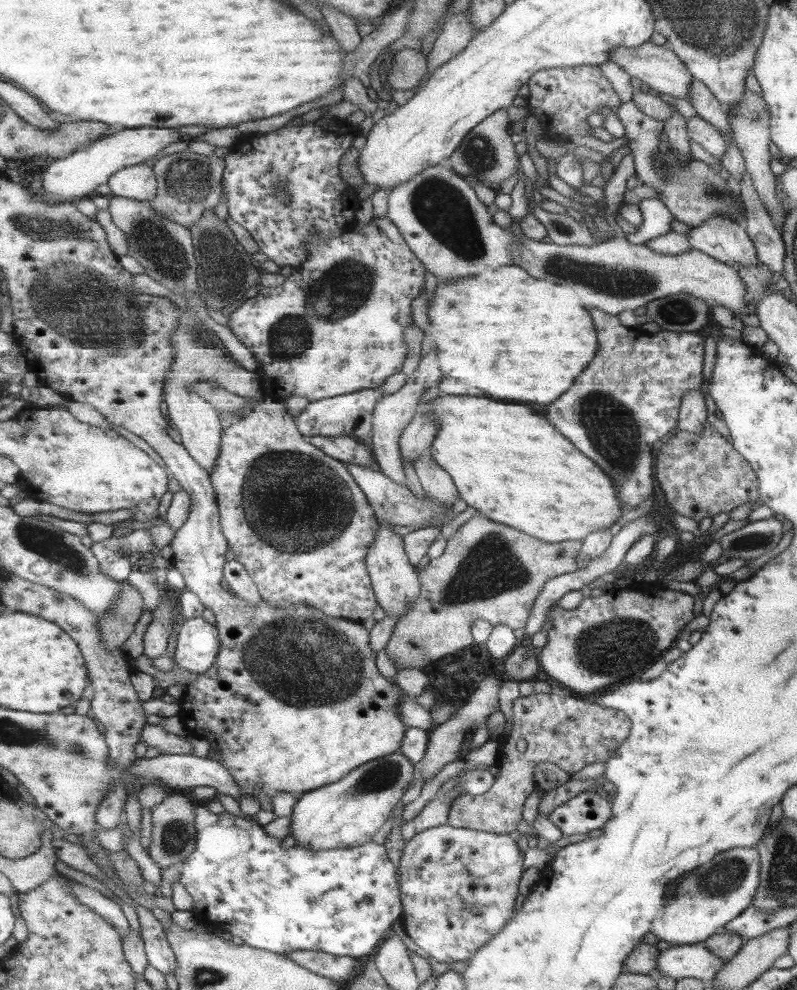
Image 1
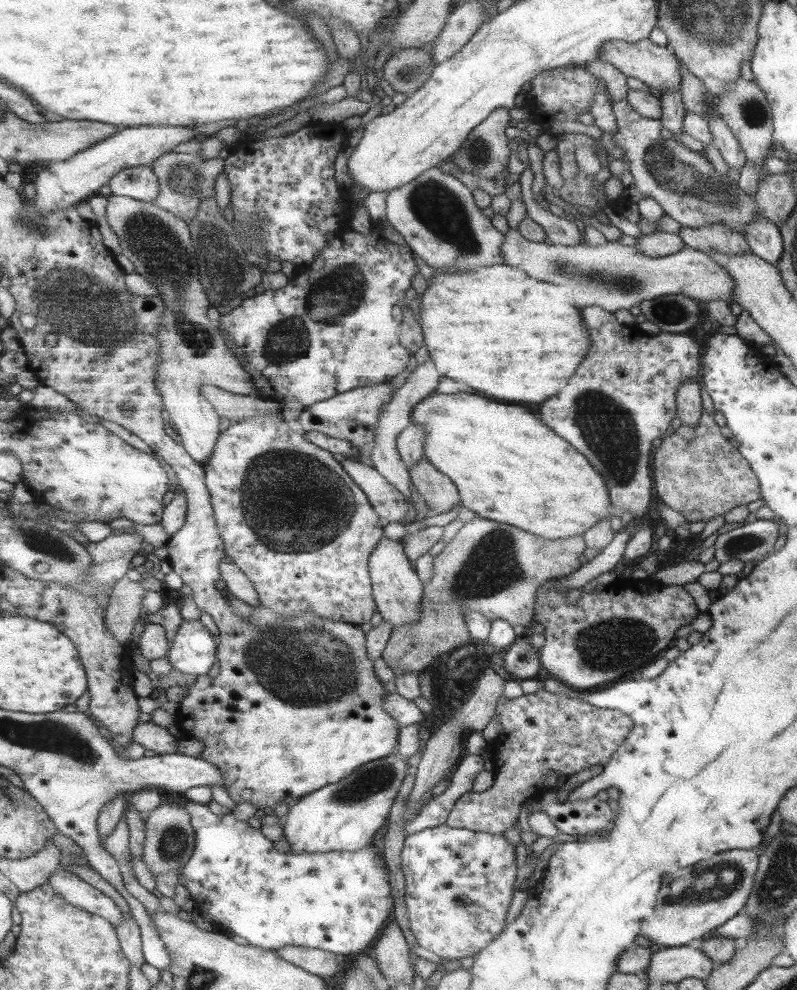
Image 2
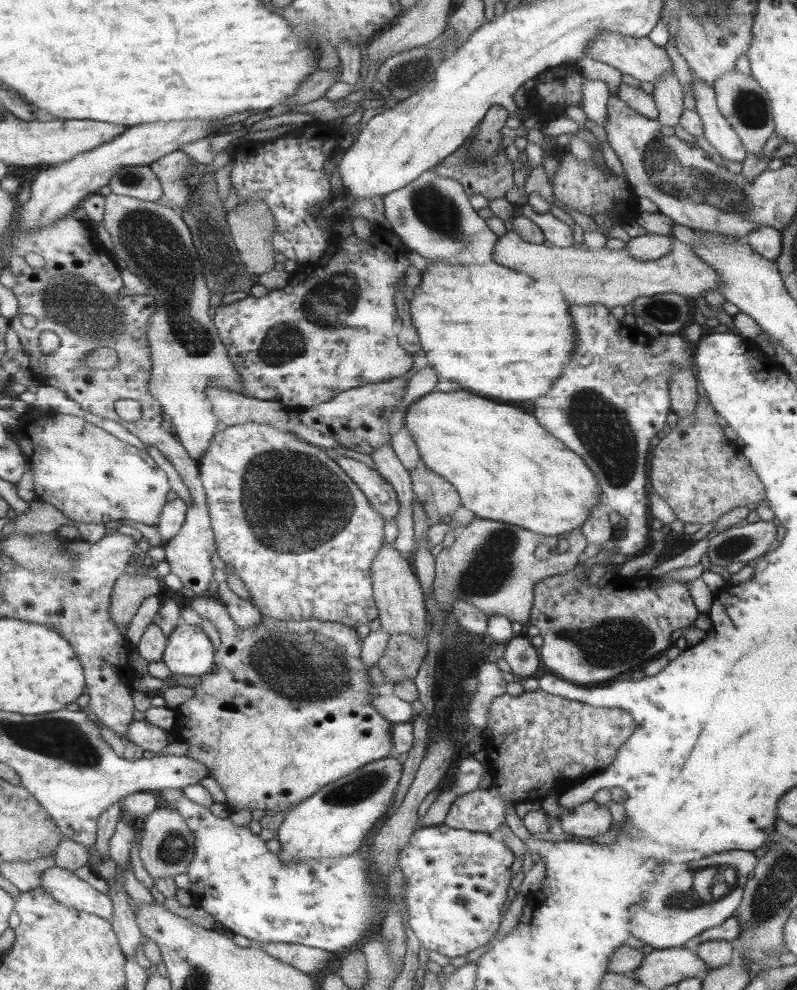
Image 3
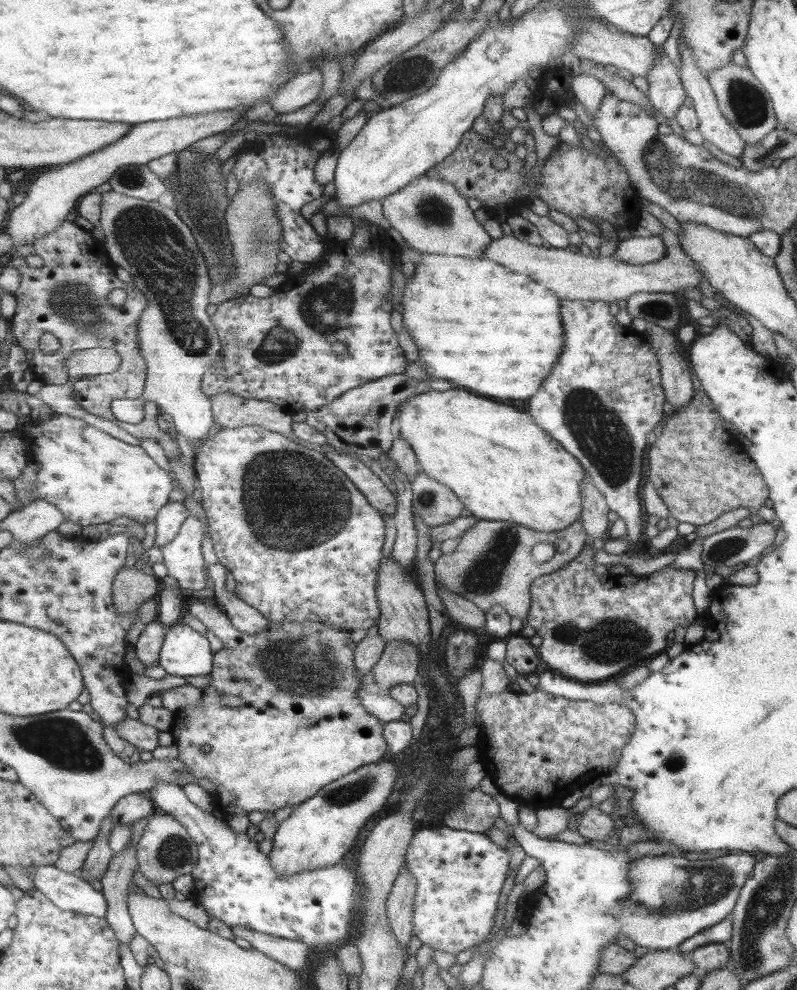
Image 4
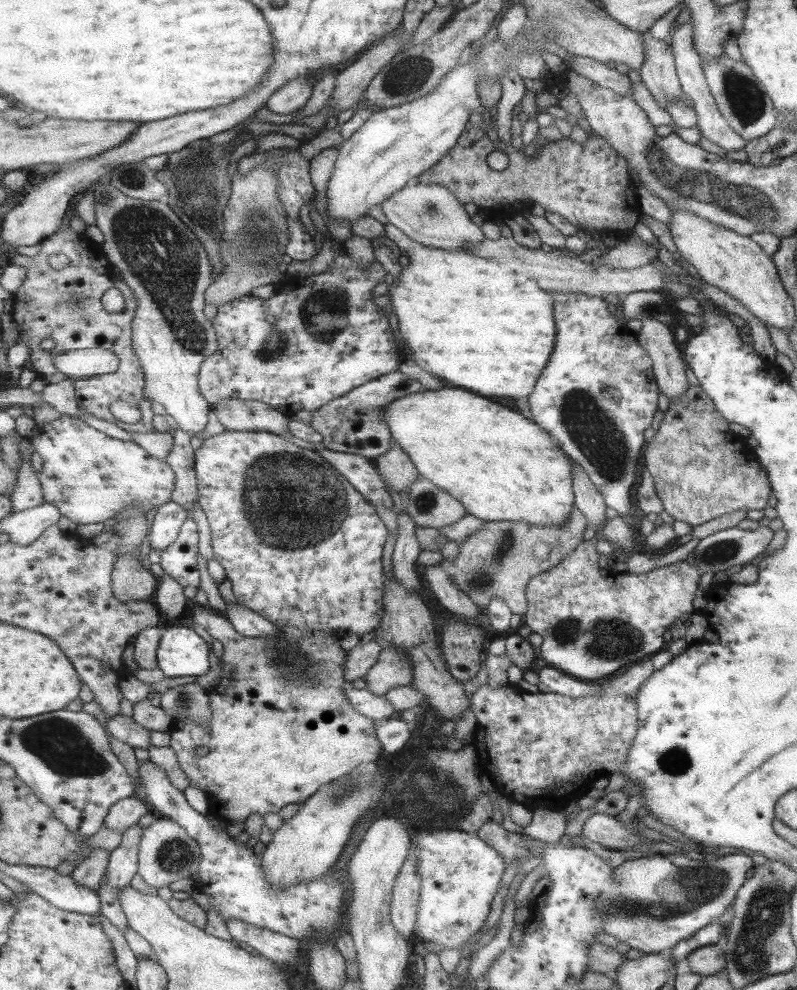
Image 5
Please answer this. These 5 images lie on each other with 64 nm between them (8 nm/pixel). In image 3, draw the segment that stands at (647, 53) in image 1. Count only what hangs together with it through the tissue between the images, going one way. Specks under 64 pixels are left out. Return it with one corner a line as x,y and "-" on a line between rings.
605,32
605,34
595,36
593,42
587,43
586,49
582,53
586,57
593,58
593,60
609,64
620,73
630,74
639,81
651,82
652,84
663,73
673,73
670,58
663,47
651,43
647,37
629,38
629,36

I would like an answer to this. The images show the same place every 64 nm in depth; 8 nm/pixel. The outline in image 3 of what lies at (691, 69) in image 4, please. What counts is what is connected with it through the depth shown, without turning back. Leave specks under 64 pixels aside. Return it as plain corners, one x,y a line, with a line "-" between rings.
691,72
690,90
695,99
694,111
702,124
702,136
715,150
731,162
742,162
747,151
737,133
721,116
716,105
714,90

